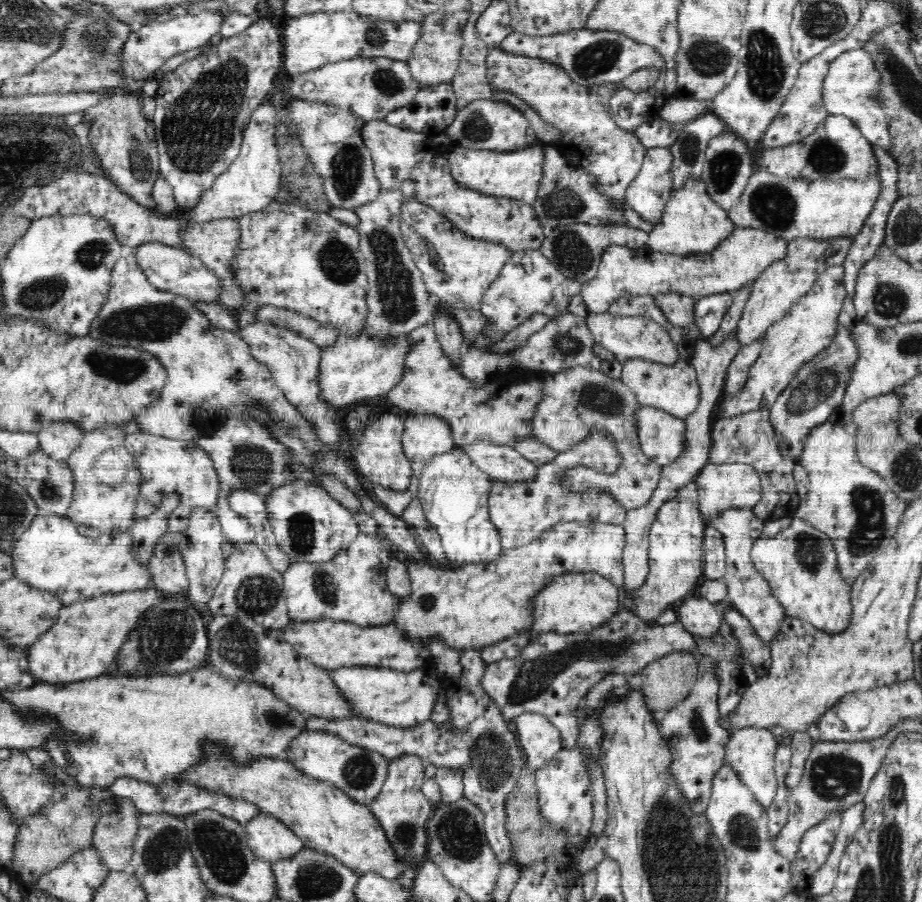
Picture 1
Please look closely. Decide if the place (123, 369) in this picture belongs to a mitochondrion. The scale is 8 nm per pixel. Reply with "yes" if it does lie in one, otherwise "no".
yes

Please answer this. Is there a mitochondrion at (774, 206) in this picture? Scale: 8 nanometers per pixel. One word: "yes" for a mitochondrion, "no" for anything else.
yes

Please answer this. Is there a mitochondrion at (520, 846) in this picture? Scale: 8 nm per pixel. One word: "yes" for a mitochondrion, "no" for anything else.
no

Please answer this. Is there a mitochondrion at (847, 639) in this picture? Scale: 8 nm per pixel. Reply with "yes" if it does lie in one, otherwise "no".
no

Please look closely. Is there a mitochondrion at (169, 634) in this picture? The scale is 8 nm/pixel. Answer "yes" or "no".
yes

